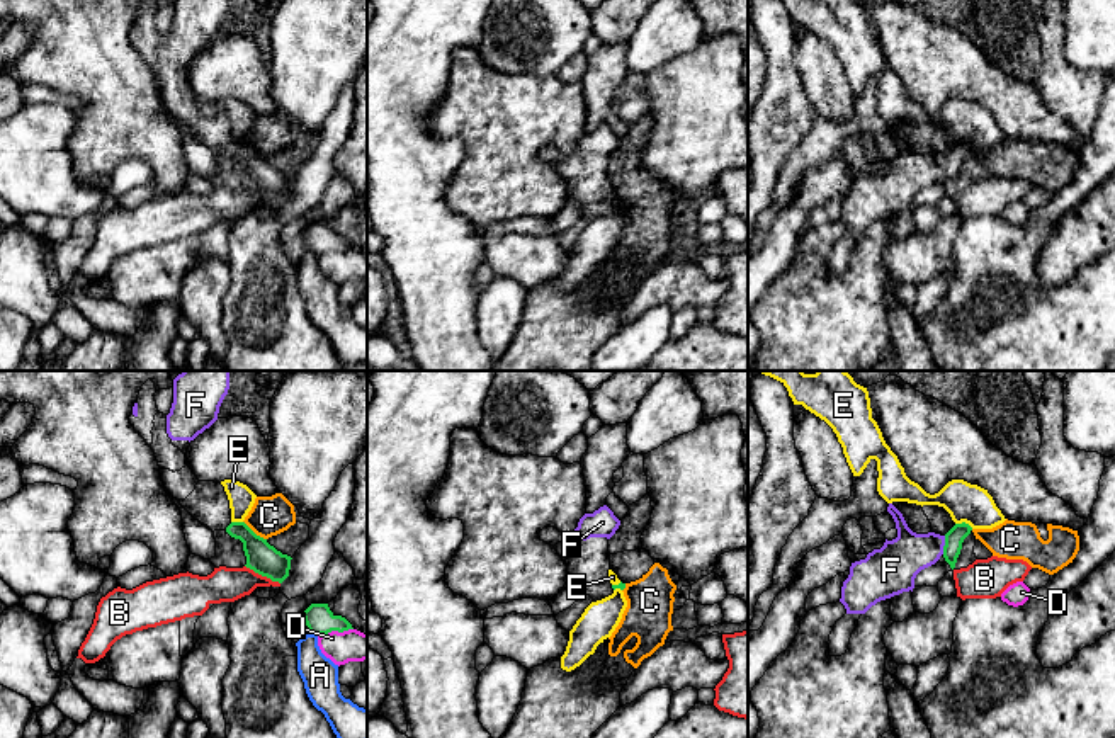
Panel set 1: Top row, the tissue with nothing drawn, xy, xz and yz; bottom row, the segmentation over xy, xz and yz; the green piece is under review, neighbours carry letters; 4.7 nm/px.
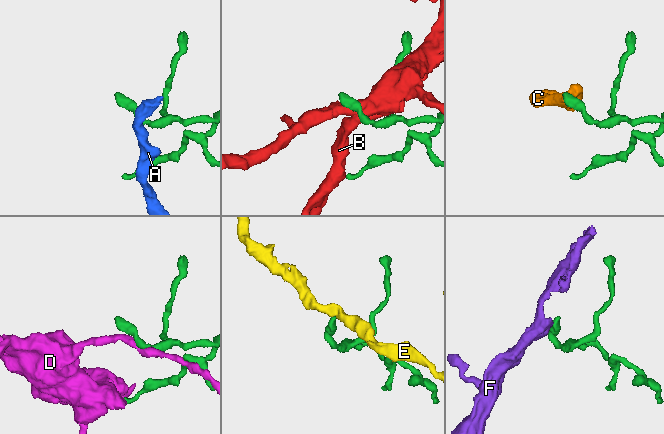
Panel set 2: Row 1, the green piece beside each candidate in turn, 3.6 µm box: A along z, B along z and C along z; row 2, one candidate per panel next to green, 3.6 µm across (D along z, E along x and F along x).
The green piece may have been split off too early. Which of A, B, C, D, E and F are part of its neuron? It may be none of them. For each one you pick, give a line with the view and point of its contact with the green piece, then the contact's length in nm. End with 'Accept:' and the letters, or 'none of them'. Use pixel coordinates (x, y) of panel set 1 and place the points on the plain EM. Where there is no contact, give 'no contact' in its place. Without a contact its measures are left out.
F: meets green in yz at (945, 164); contact 90 nm long
Accept: F

